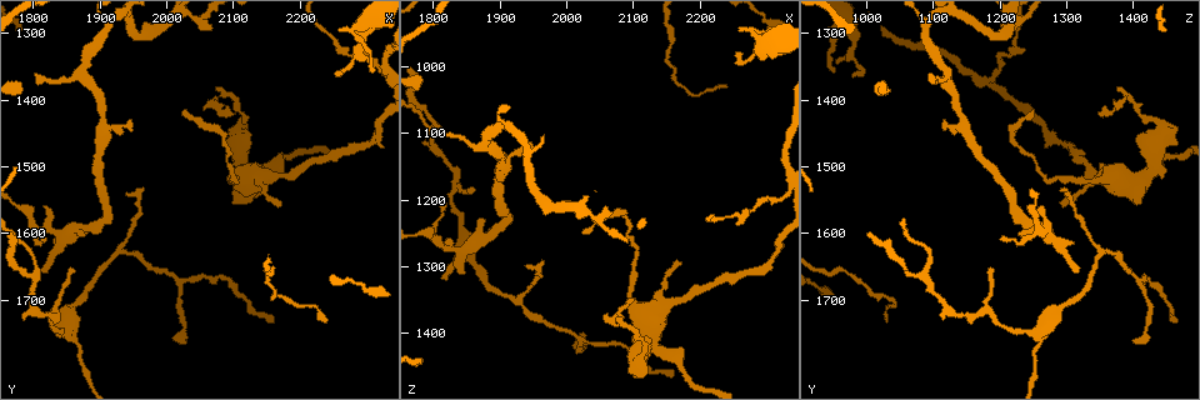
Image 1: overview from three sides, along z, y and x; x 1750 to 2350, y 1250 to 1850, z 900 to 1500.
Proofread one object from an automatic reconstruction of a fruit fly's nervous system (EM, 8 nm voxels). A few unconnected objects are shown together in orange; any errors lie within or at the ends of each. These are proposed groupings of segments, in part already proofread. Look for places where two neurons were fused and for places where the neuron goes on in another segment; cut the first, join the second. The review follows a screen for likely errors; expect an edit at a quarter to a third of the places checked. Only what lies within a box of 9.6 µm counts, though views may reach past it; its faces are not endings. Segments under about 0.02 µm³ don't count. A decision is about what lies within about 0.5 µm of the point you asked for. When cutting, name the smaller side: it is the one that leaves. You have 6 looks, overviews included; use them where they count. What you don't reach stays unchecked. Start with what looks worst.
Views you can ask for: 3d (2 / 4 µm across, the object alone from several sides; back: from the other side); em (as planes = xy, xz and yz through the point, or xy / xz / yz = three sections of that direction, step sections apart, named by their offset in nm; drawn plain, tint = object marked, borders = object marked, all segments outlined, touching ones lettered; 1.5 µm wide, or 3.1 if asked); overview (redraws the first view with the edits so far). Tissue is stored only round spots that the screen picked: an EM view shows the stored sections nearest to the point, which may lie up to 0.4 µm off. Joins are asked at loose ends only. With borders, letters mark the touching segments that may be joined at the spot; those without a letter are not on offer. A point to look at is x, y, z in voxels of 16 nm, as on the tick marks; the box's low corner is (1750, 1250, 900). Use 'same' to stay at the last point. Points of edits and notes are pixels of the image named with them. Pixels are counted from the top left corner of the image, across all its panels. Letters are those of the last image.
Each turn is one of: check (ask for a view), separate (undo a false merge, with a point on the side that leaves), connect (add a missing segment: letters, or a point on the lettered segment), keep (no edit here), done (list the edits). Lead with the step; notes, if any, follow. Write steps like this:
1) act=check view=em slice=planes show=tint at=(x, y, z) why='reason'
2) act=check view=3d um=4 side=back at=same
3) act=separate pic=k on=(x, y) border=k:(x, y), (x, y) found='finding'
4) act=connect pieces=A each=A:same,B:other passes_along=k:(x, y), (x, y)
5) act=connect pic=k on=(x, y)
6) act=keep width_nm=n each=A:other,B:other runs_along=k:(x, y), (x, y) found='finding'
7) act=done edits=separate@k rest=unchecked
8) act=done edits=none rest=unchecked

act=check view=em slice=planes show=borders at=(2110, 1455, 1435) why='abrupt turn'

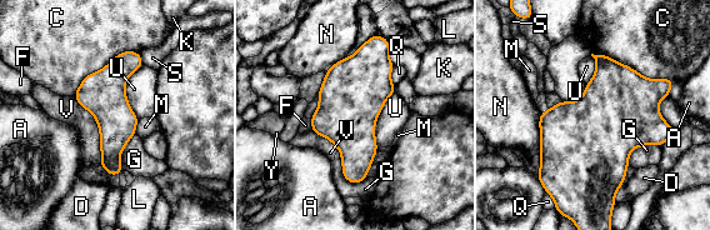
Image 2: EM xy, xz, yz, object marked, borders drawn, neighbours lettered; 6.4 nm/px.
act=keep longest_contact=C:550nm each=A:other,C:other,D:other,F:other,G:other,K:other,L:other,M:other,N:other,Q:other,S:other,U:other,V:other,Y:other found='one neuron here'

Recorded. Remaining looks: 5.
act=check view=em slice=xz step=4 show=tint at=(1940, 1535, 1305) why='branch stops here'

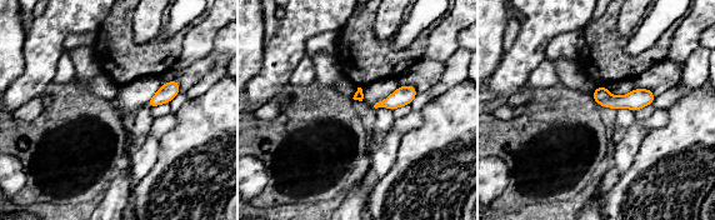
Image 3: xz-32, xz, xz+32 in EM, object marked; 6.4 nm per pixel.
act=check view=em slice=planes show=borders at=same

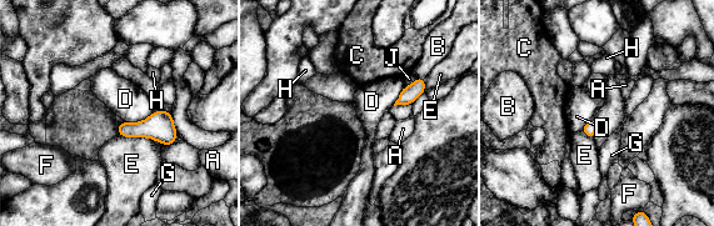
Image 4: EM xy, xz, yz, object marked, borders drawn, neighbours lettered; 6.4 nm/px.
act=connect pic=4 on=(438, 46) each=A:other,B:same,C:other,D:other,E:other,F:other,G:other,H:other,J:other passes_along=4:(409, 94), (420, 78), (438, 46) found='it goes on there'

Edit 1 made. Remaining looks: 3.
act=done edits=connect@4 rest=unchecked

